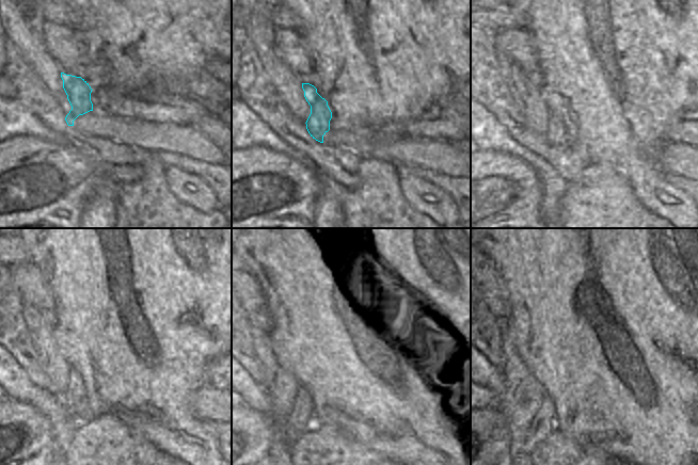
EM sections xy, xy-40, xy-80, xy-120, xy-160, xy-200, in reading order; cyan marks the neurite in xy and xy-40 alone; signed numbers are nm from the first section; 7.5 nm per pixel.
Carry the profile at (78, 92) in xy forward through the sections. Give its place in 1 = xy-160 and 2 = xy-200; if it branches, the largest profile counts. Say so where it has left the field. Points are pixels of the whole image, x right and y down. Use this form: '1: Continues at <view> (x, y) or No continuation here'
1: Continues at xy-160 (299, 421)
2: Continues at xy-200 (543, 421)

